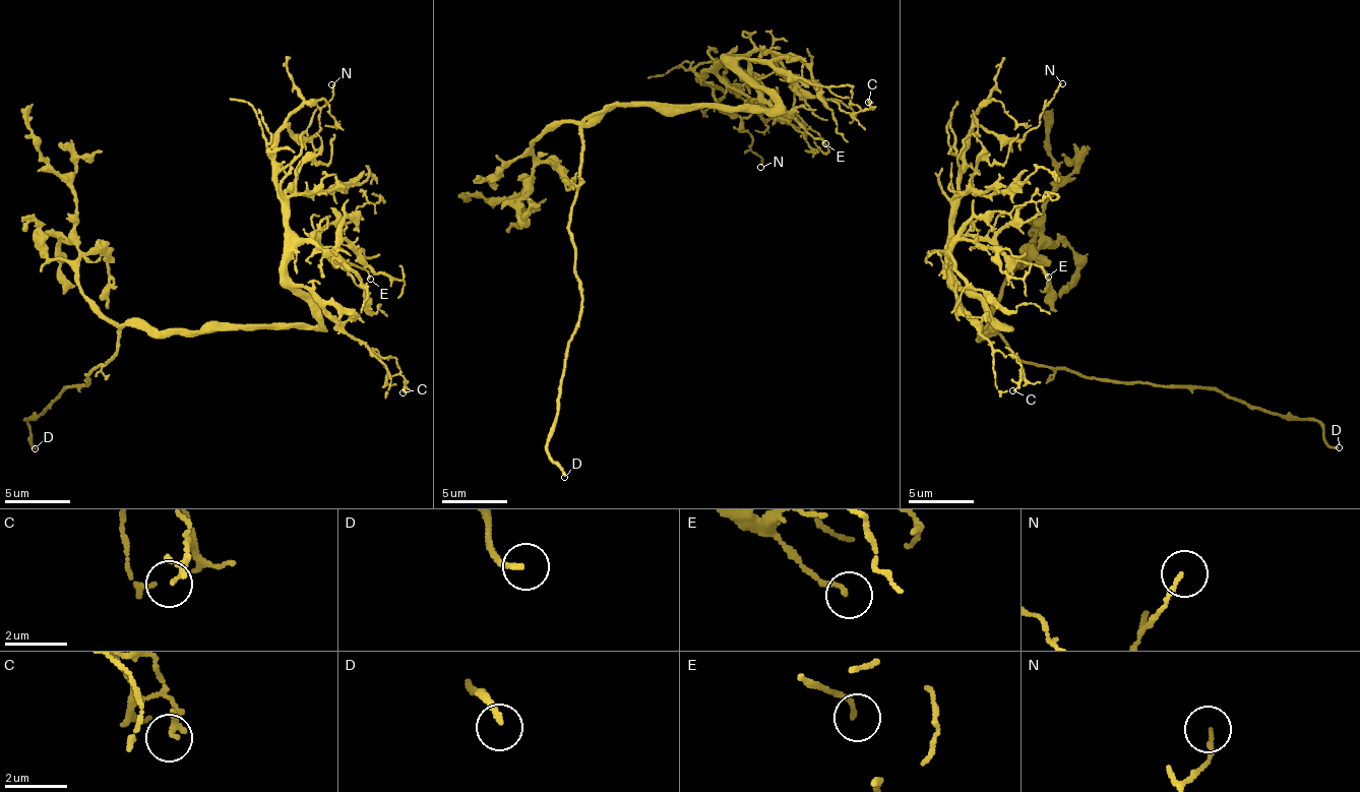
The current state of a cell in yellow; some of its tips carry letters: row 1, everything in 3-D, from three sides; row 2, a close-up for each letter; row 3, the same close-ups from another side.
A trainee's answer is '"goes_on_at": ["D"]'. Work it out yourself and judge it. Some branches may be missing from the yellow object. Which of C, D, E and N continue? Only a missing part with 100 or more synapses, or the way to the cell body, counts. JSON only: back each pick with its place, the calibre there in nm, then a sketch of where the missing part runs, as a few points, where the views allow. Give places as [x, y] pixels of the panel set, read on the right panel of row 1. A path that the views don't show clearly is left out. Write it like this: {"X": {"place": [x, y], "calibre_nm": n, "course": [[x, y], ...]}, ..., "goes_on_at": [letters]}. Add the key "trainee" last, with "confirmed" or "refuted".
{"D": {"place": [1339, 447], "calibre_nm": 180}, "goes_on_at": ["D"], "trainee": "confirmed"}

